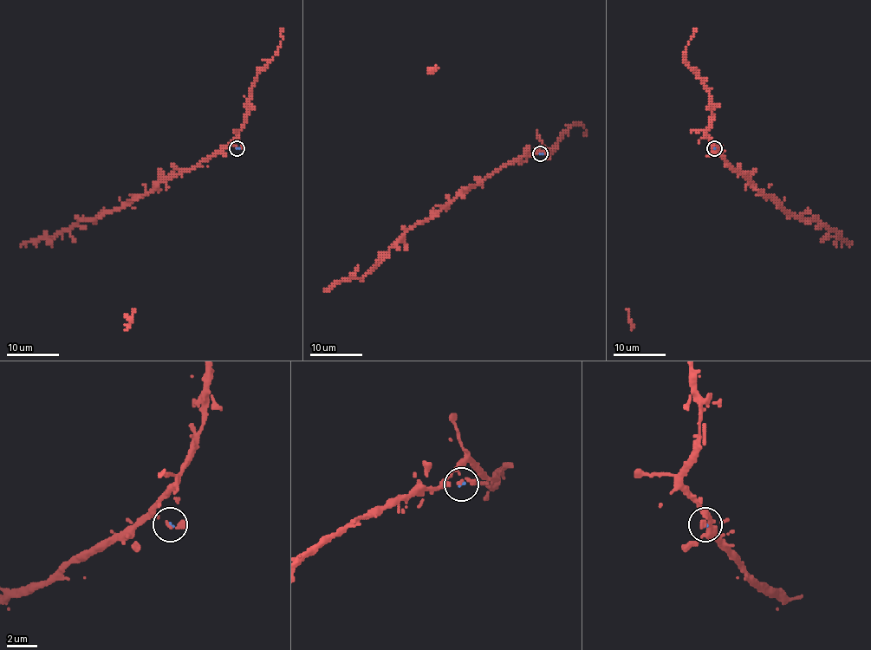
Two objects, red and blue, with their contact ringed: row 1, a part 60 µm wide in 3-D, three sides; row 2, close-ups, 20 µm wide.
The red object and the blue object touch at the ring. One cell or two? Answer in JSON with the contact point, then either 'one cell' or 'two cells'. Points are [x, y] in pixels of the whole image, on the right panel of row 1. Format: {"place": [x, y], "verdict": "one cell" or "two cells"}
{"place": [714, 148], "verdict": "one cell"}

